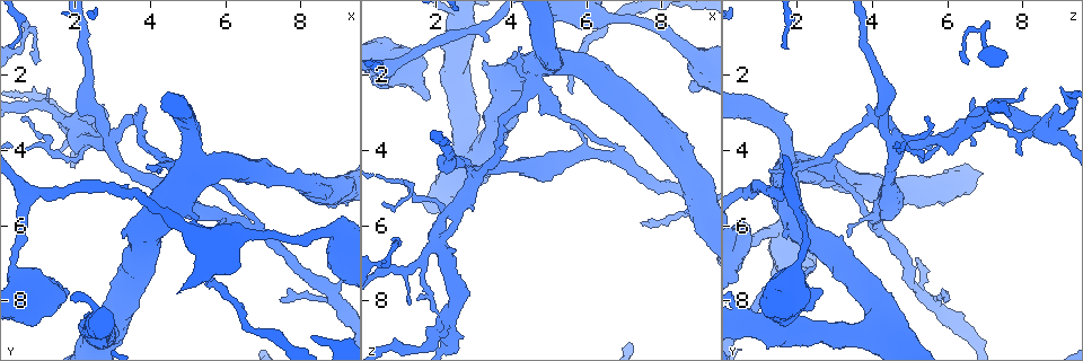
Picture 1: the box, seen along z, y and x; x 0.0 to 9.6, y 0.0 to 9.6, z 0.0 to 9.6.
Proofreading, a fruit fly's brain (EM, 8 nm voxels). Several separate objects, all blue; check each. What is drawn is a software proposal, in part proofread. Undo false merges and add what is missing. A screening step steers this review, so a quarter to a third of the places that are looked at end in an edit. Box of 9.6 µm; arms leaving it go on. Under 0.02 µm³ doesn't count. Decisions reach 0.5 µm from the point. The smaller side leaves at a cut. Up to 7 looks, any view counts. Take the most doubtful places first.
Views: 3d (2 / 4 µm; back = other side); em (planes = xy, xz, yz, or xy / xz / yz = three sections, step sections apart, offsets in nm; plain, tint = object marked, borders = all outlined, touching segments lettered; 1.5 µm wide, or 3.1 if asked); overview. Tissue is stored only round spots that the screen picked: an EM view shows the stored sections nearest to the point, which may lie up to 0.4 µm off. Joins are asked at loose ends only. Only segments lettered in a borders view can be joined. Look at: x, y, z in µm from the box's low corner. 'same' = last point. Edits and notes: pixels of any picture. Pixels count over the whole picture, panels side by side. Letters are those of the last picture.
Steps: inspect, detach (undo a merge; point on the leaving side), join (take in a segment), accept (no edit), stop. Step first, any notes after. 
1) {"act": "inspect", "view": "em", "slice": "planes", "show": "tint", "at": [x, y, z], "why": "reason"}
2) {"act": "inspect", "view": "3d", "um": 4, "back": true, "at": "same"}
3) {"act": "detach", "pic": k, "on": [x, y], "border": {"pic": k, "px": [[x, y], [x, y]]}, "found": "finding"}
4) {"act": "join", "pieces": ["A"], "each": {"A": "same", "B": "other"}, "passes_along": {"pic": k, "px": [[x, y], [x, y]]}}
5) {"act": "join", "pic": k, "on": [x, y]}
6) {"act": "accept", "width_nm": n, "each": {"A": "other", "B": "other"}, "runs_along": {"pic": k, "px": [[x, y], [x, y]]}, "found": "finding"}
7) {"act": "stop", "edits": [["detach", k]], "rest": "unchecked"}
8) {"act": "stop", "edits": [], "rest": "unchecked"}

{"act": "inspect", "view": "em", "slice": "xy", "step": 8, "show": "borders", "at": [5.60, 7.00, 2.45], "why": "long arm stops here"}

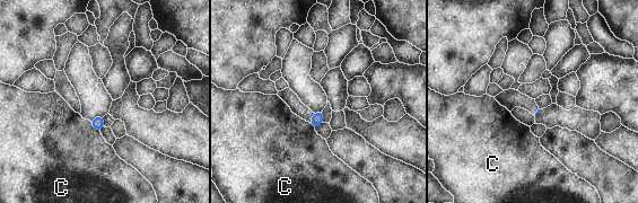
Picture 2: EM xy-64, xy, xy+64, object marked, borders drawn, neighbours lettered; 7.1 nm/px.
{"act": "inspect", "view": "em", "slice": "planes", "show": "borders", "at": "same"}

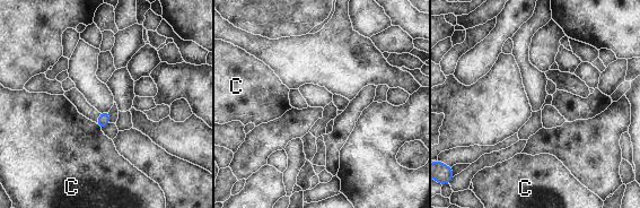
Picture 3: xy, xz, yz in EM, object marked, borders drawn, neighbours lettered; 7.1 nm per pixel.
{"act": "accept", "longest_contact_nm": ["C", 60], "each": {"C": "other"}, "border": {"pic": 3, "px": [[95, 123], [101, 129]]}, "found": "no lettered segment goes on from it"}

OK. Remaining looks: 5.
{"act": "inspect", "view": "3d", "um": 2, "at": [1.00, 1.75, 6.55], "why": "tapers out"}

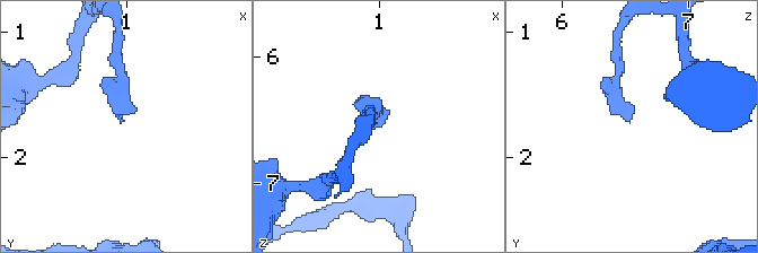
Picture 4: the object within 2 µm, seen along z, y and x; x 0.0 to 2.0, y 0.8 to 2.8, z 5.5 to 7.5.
{"act": "inspect", "view": "em", "slice": "planes", "show": "borders", "at": [1.00, 1.70, 6.56], "why": "need the tissue"}

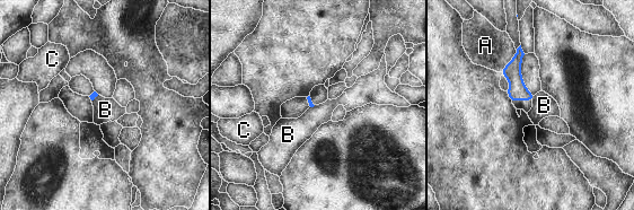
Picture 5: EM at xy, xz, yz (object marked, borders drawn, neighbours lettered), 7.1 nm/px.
{"act": "accept", "each": {"A": "other", "B": "other", "C": "other"}, "runs_along": {"pic": 5, "px": [[519, 51], [516, 84], [531, 97]]}, "found": "none of them fits"}

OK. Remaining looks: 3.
{"act": "inspect", "view": "3d", "um": 2, "at": [2.40, 3.30, 6.20]}

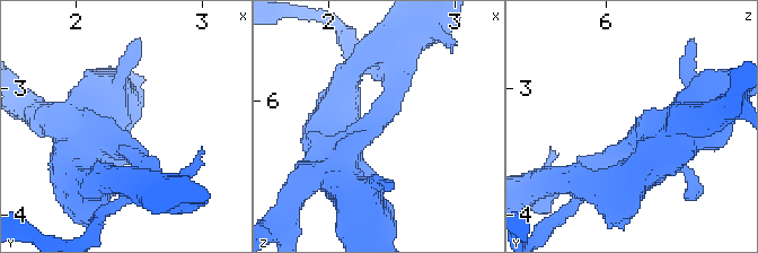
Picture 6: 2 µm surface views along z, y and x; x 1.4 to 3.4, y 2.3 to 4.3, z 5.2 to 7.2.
{"act": "inspect", "view": "em", "slice": "yz", "step": 8, "show": "borders", "at": [2.42, 3.32, 6.18]}

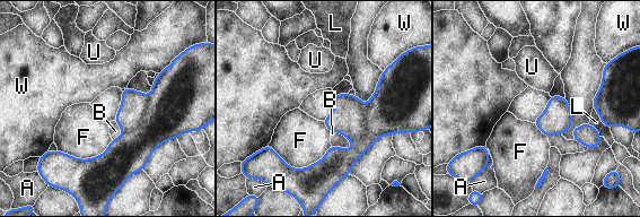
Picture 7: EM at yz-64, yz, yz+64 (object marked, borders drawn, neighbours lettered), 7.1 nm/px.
{"act": "detach", "pic": 7, "on": [175, 105], "each": {"A": "other", "B": "other", "F": "other", "L": "other", "U": "other", "W": "other"}, "border": {"pic": 7, "px": [[149, 97], [141, 122], [123, 132]]}, "found": "a second cell is stuck on"}

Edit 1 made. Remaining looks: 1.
{"act": "stop", "edits": [["detach", 7]], "rest": "unchecked"}

